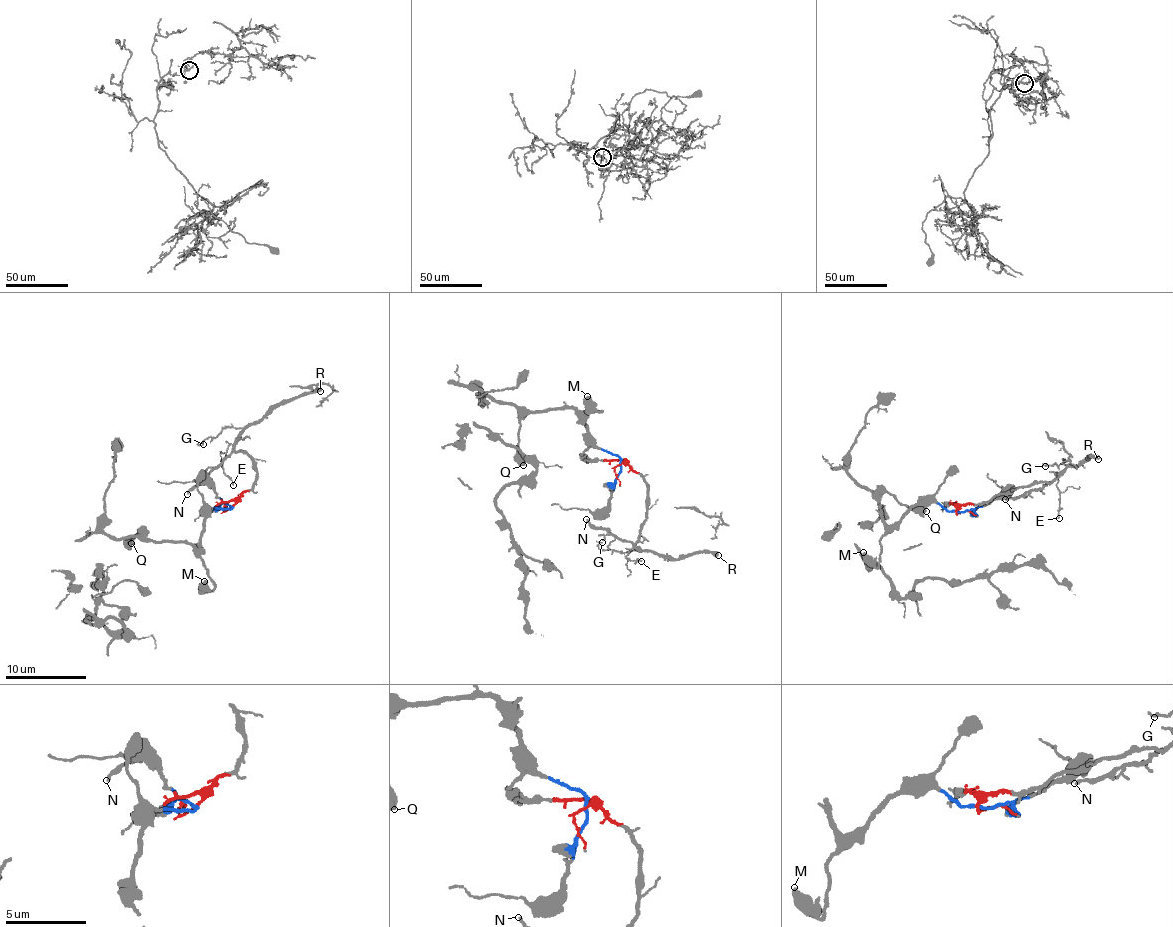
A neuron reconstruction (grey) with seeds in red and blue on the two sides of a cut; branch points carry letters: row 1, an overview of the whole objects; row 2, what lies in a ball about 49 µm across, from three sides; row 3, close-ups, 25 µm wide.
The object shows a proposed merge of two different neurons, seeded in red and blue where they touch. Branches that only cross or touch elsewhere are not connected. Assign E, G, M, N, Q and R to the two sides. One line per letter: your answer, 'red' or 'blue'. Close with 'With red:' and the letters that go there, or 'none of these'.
E: red
G: red
M: blue
N: red
Q: blue
R: red
With red: E, G, N, R

